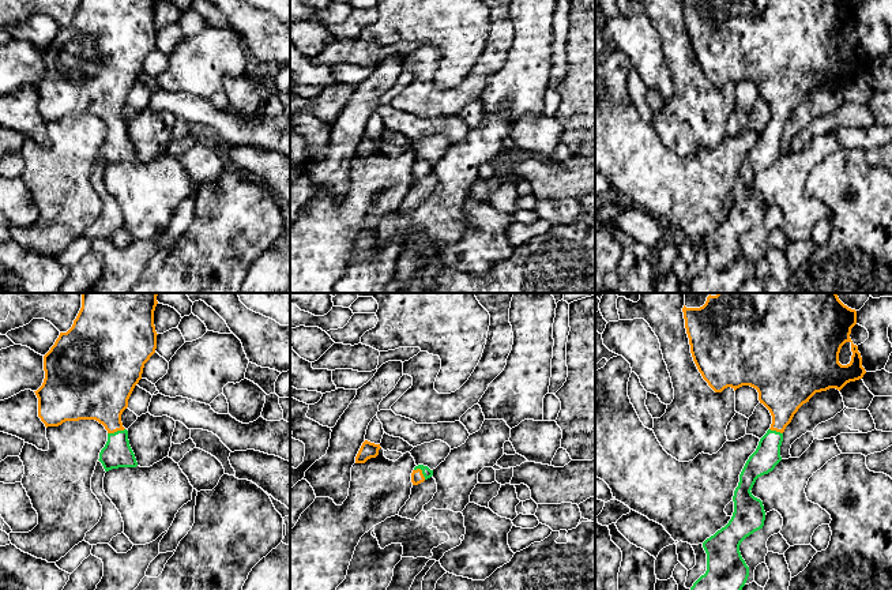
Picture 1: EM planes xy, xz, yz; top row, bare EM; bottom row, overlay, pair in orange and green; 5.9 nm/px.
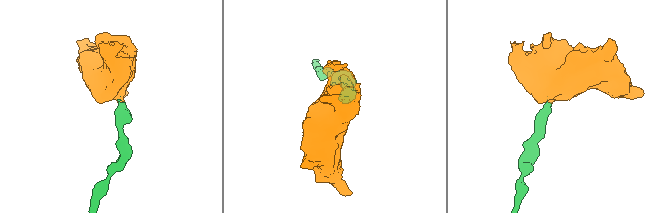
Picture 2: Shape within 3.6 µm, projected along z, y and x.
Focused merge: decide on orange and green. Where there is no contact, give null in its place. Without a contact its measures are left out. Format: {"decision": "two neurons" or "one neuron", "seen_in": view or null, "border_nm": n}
{"decision": "one neuron", "seen_in": "xy", "border_nm": 110}

